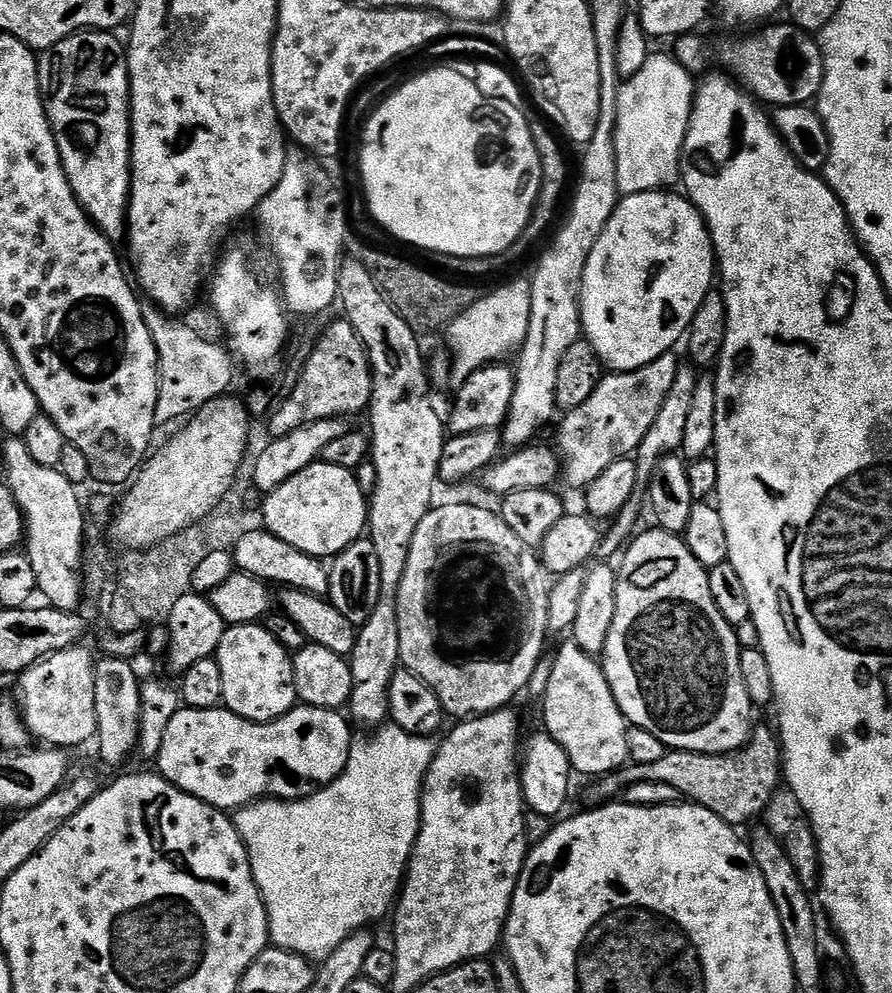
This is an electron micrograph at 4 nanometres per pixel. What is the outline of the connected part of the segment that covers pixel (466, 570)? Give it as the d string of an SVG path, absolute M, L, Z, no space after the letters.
M460 508L449 510L448 520L452 525L448 528L448 544L442 545L437 550L436 557L432 561L428 561L428 544L424 541L424 538L417 539L413 543L412 553L408 559L406 574L402 578L402 586L398 590L398 602L396 603L401 665L418 678L422 678L422 682L426 682L426 686L430 686L434 690L434 694L438 694L440 704L444 707L445 713L449 717L456 716L455 719L457 721L466 720L474 716L485 716L487 712L496 712L500 708L509 707L513 703L511 700L519 692L521 694L527 689L535 667L538 666L545 655L544 639L550 636L548 628L550 576L549 573L545 572L544 565L540 563L539 555L533 549L525 546L518 538L518 534L514 534L514 530L510 530L510 526L506 526L504 519L495 511L480 512L476 516L477 521L472 520L469 524L463 524L460 521L463 516L464 512Z

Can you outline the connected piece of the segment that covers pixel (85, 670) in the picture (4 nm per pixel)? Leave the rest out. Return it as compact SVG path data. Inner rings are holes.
M87 643L51 653L20 672L16 681L15 703L29 733L56 750L69 750L79 744L95 741L98 710L94 710L94 655Z

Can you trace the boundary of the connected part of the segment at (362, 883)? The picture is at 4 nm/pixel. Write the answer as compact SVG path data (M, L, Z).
M391 722L369 736L369 740L353 743L344 772L319 792L301 800L265 798L239 809L234 816L268 915L271 943L313 962L324 961L346 938L393 911L420 833L420 797L424 776L438 751L437 741L406 734Z

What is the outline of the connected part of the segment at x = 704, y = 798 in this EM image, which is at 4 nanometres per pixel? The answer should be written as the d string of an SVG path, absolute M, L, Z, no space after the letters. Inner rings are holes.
M757 727L755 731L753 731L749 741L744 745L743 748L740 749L739 752L733 752L731 754L717 754L715 752L677 752L675 750L669 750L666 754L666 758L661 758L659 762L650 762L650 766L642 766L641 764L629 763L627 766L609 774L606 776L599 777L595 781L596 784L592 789L588 792L588 800L589 805L592 806L603 806L609 802L615 801L617 797L623 793L624 789L628 787L629 784L641 784L642 782L658 782L662 786L674 786L674 790L678 790L678 794L685 801L697 804L698 806L702 806L706 810L710 810L714 814L718 814L718 818L722 818L722 822L726 822L727 824L733 826L741 826L740 824L748 824L751 820L756 820L760 815L763 814L764 811L768 808L768 803L772 800L772 795L776 792L776 787L781 787L782 784L782 749L780 747L780 741L778 739L777 733L775 731L772 732L768 728L760 728Z

